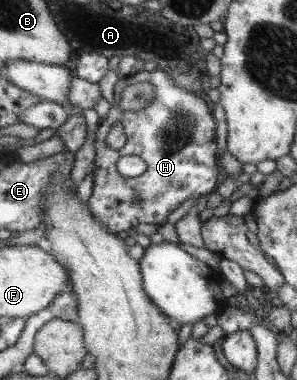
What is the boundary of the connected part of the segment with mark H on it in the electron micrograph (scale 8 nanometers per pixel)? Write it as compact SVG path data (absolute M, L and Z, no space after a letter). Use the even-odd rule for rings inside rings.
M156 69L152 72L151 82L155 88L155 98L151 106L138 111L122 111L118 108L119 95L129 84L128 78L117 81L114 86L114 98L108 114L96 129L93 160L93 186L90 197L88 197L88 211L92 217L104 225L110 233L117 233L120 230L134 228L137 224L162 225L166 217L173 210L176 210L187 198L196 198L200 194L210 193L218 182L218 175L221 173L216 166L216 120L211 114L212 104L208 102L204 94L195 94L187 91L186 88L173 84L170 77ZM112 123L122 123L125 136L124 145L119 149L112 149L106 145L106 134ZM134 155L140 157L145 164L145 172L135 178L125 178L116 171L116 160L120 156Z

